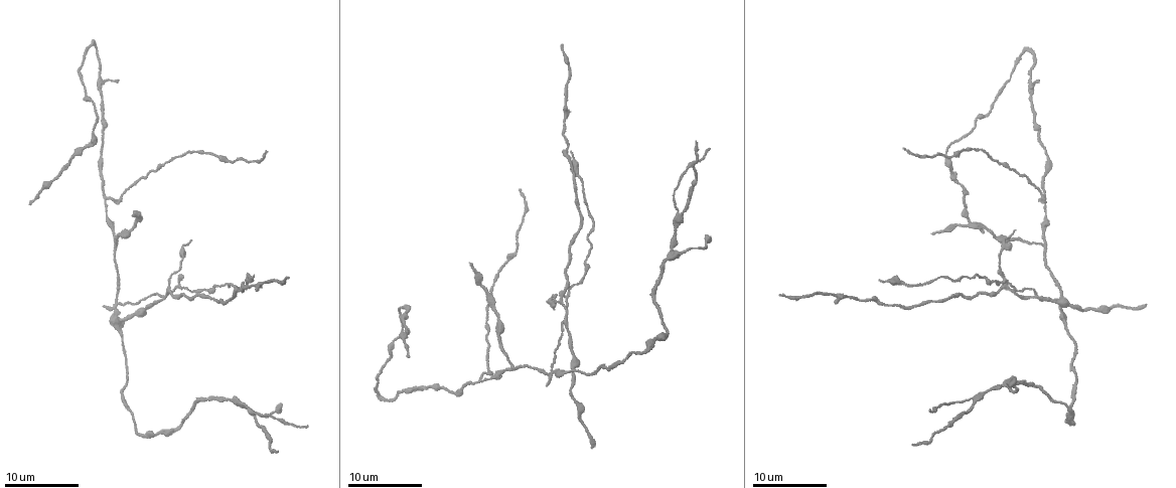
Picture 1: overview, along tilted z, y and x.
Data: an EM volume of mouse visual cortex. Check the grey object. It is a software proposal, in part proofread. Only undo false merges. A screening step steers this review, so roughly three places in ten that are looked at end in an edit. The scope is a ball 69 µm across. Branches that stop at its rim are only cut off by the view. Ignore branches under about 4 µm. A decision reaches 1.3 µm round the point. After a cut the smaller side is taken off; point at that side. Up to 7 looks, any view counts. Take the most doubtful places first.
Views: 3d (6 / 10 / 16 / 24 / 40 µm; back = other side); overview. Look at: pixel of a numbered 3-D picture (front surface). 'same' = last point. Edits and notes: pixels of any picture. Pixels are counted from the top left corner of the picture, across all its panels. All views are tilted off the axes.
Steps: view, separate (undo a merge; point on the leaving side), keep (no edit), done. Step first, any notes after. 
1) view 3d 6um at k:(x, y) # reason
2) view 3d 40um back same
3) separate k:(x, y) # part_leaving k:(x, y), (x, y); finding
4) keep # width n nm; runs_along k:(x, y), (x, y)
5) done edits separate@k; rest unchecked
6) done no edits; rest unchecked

view 3d 10um at 1:(552, 372) # looks like a crossing

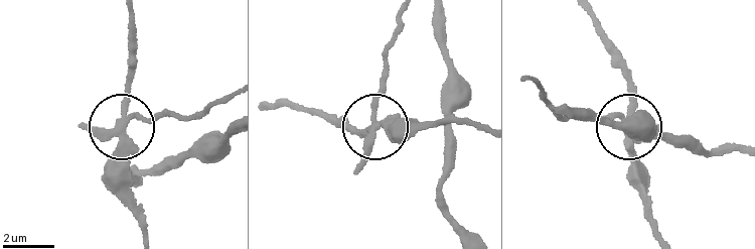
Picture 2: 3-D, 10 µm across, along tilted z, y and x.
separate 2:(90, 127) # part_leaving 2:(124, 128), (138, 115), (193, 114), (225, 98); two cells meet here

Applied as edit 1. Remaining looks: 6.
view 3d 10um at 1:(253, 416) # thin arm on a thick one

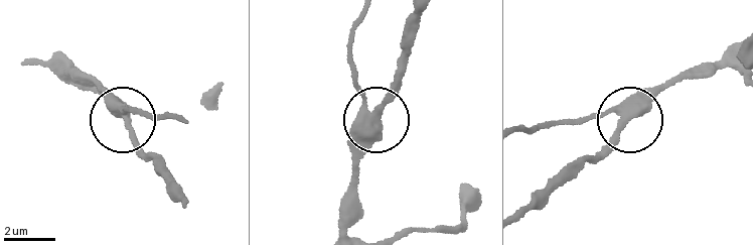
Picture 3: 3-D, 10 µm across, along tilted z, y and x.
view 3d 10um back at 3:(620, 121) # from behind

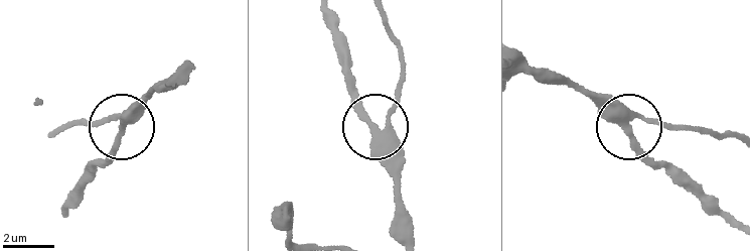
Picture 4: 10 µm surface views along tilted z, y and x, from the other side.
keep # width 270 nm; runs_along 4:(406, 231), (398, 175), (379, 131), (406, 65); continuous, no second cell

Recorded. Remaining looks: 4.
view 3d 6um at 1:(104, 196) # branch point

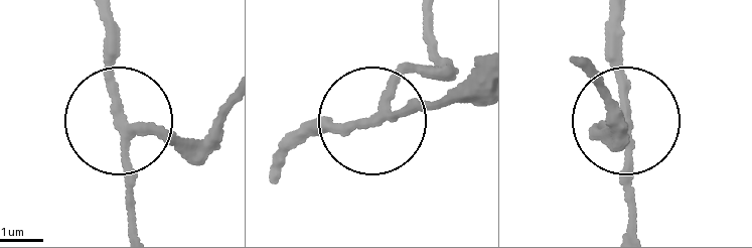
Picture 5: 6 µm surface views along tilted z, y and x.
view 3d 6um back at 5:(131, 127)

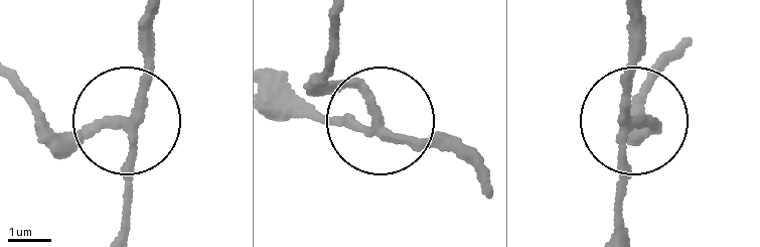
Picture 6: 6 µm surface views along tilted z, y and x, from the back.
keep # side_arm 35 um; arms 3; one cell here

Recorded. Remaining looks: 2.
done edits separate@2; rest unchecked

